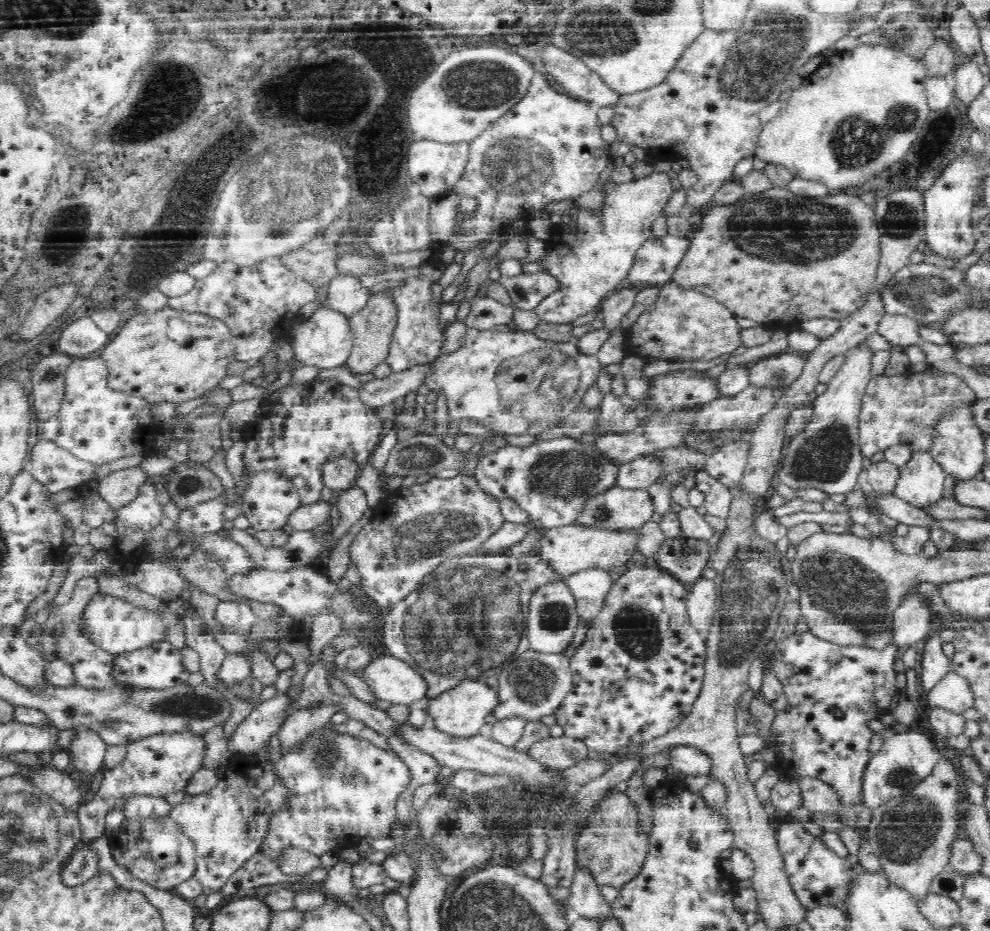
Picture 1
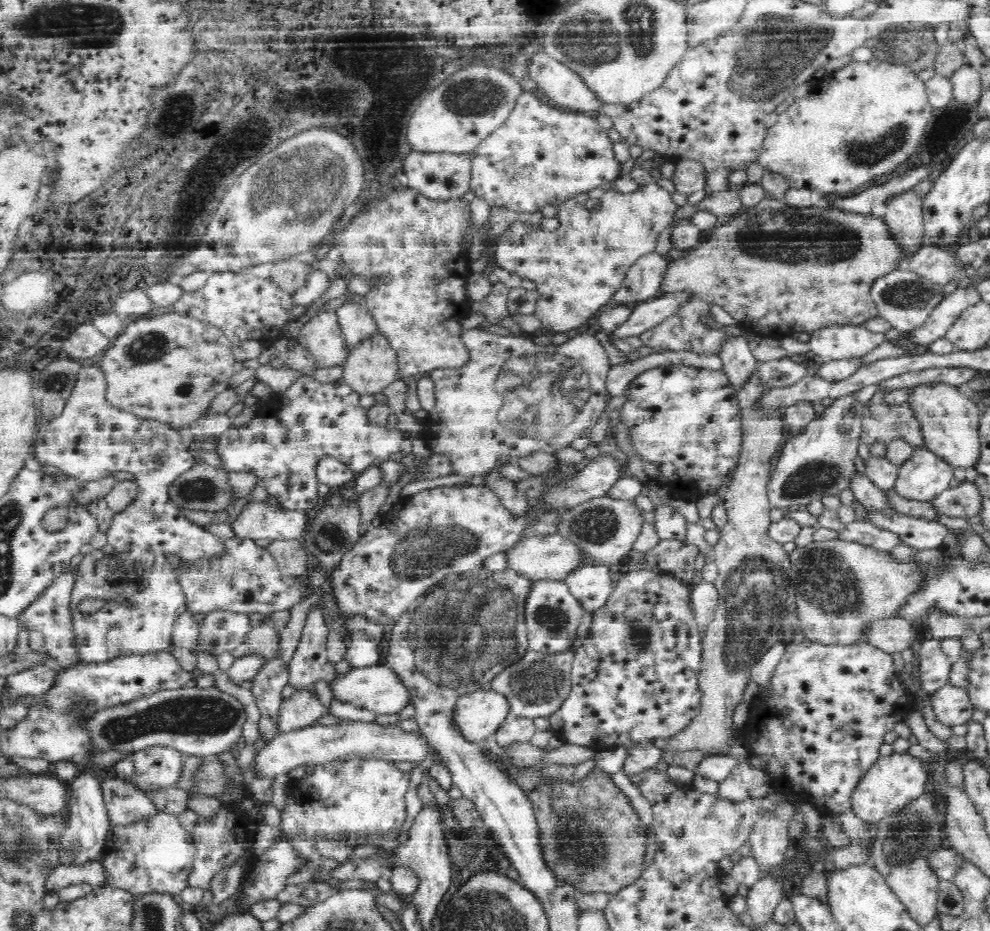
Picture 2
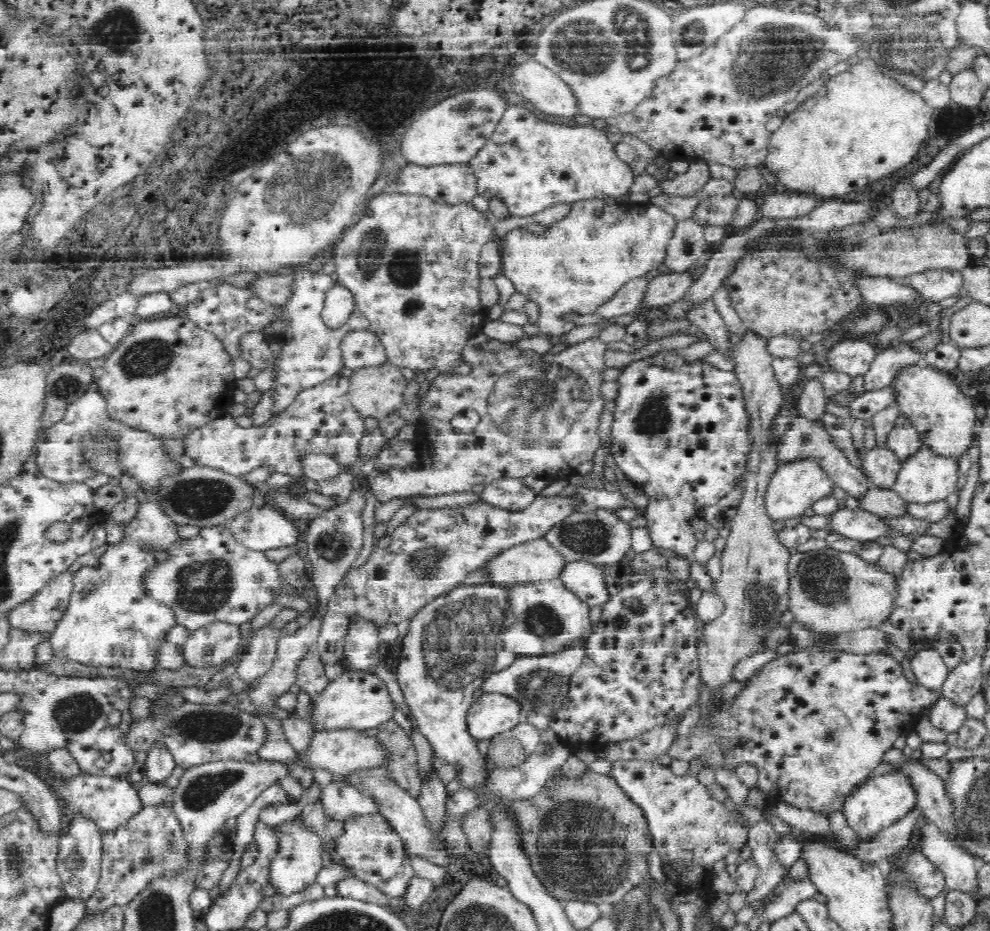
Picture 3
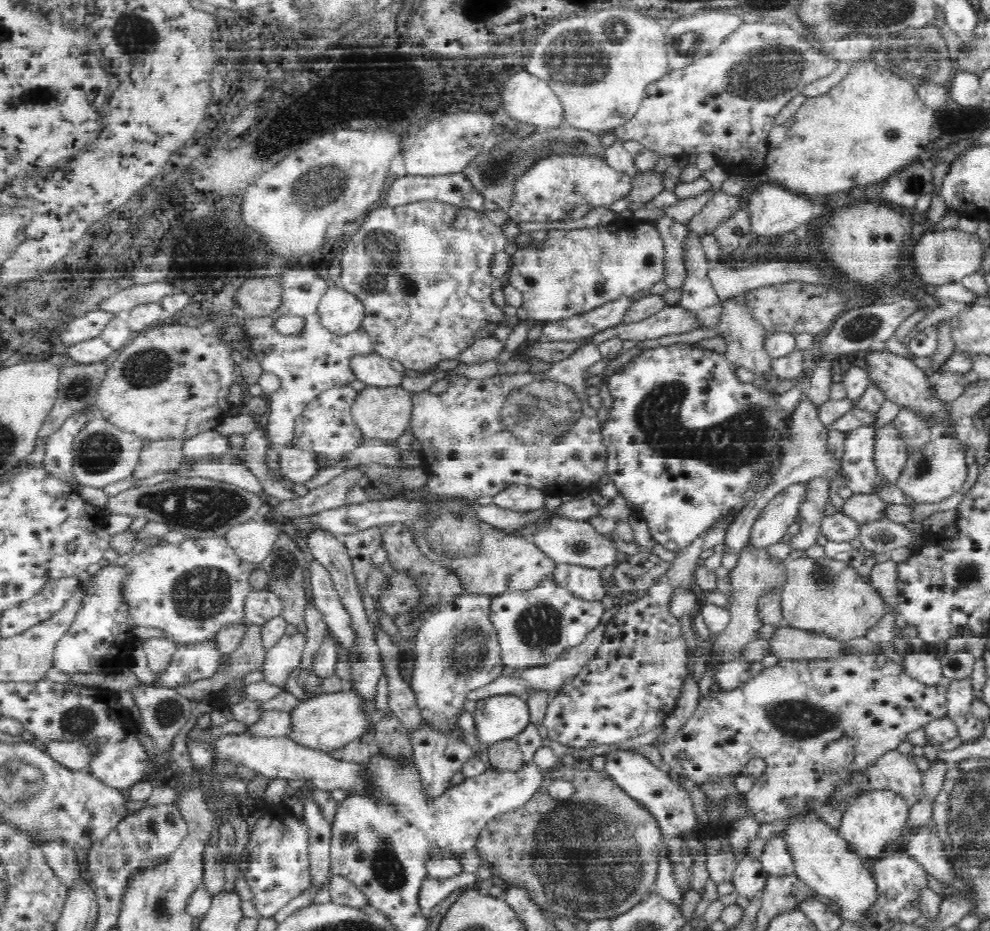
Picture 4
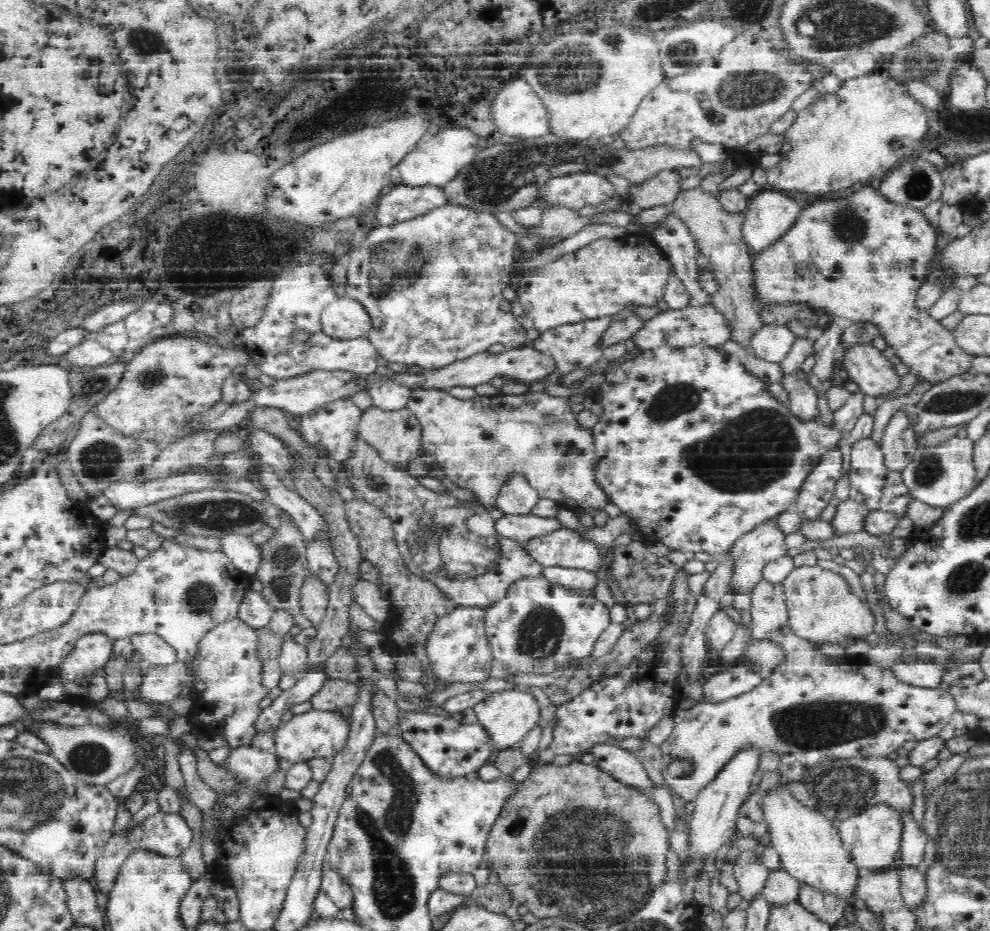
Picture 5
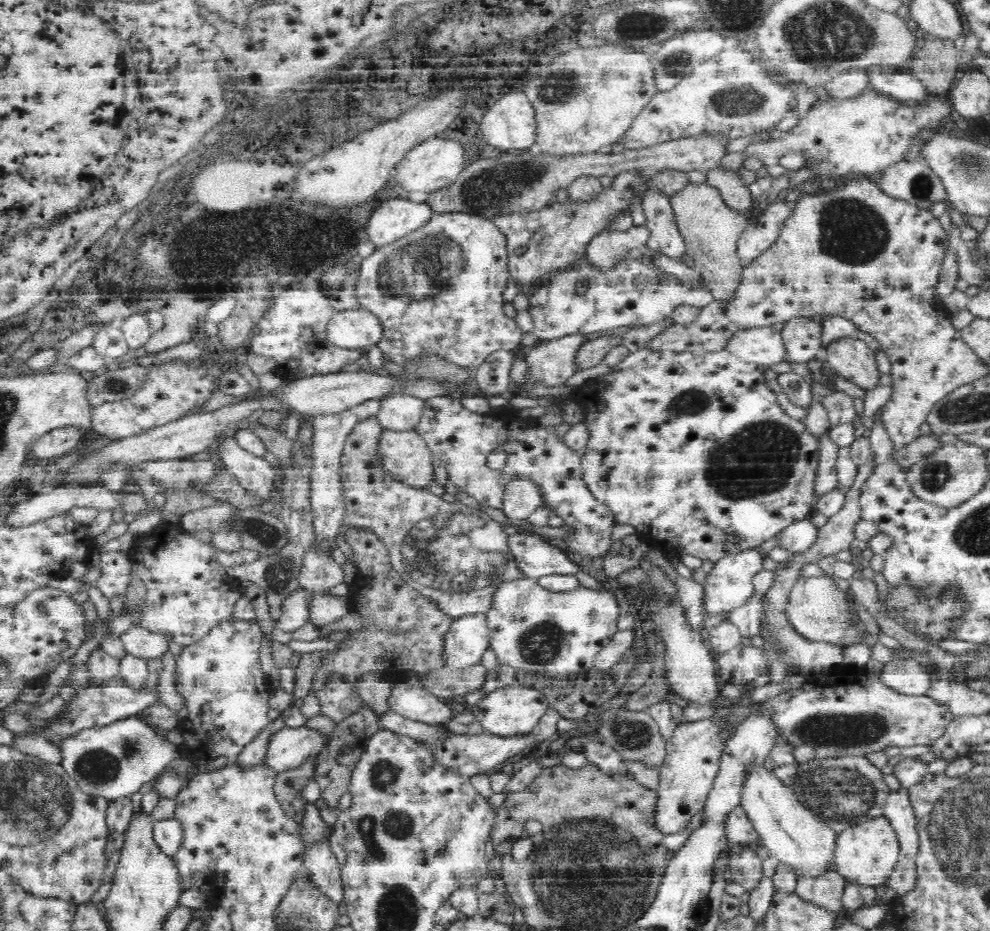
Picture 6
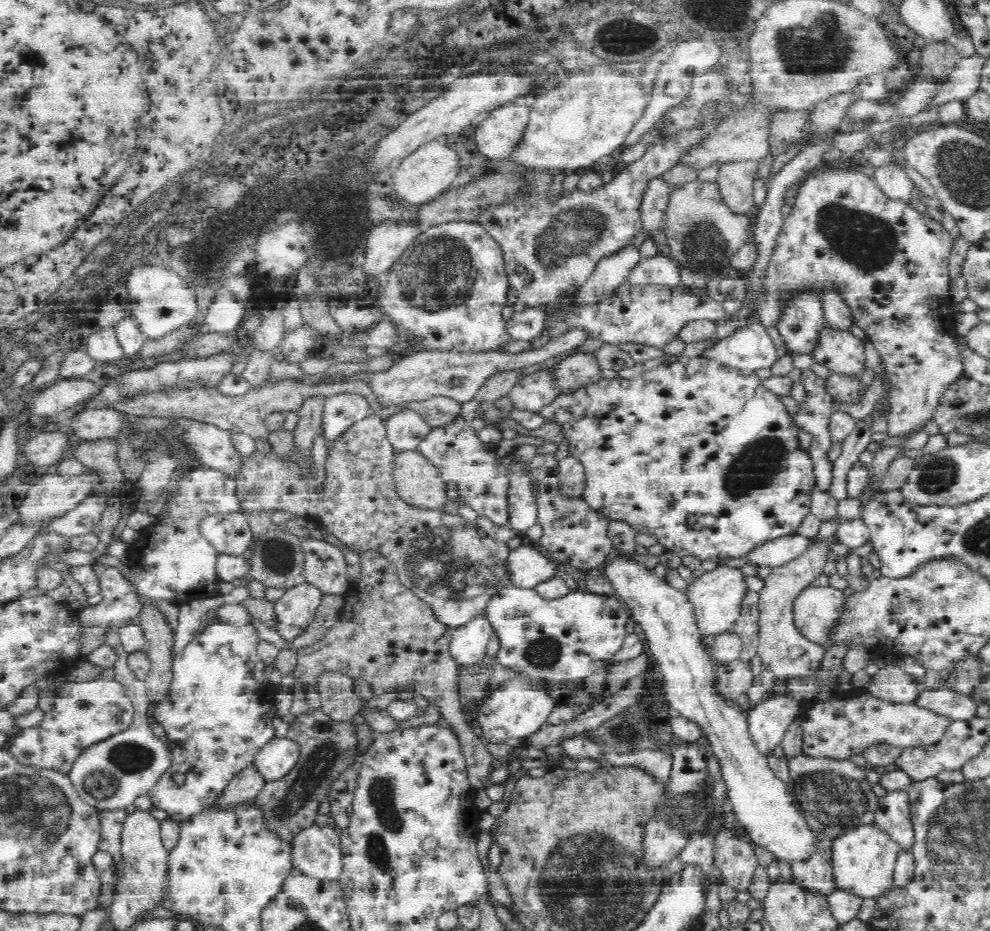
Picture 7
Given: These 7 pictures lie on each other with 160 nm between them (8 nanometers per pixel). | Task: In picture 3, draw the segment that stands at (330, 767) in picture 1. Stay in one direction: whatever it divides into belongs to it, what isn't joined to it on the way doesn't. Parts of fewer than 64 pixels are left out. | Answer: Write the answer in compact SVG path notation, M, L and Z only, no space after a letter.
M332 781L321 793L325 818L343 822L356 814L377 812L374 801L362 797L354 787L342 782Z

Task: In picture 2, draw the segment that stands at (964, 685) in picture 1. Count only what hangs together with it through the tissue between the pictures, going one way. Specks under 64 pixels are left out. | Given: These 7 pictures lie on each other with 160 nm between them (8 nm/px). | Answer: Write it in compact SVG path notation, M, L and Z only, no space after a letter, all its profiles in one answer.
M946 685L929 696L938 722L954 727L972 721L974 705L964 690Z

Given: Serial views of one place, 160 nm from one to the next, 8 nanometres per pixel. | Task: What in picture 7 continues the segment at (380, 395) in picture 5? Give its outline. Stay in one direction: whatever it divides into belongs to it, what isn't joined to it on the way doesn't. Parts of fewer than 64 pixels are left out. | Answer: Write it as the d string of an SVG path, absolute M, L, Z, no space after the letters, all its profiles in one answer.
M409 408L385 421L387 439L396 454L418 452L431 429L424 419Z

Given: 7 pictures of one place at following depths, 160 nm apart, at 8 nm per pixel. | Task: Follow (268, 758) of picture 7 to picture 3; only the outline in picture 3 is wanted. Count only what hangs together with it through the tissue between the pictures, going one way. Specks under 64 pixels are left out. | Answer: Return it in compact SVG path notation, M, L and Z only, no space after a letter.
M344 671L338 680L333 680L320 693L312 696L310 718L315 734L332 734L344 730L364 733L378 728L393 718L394 704L385 684L373 673Z

